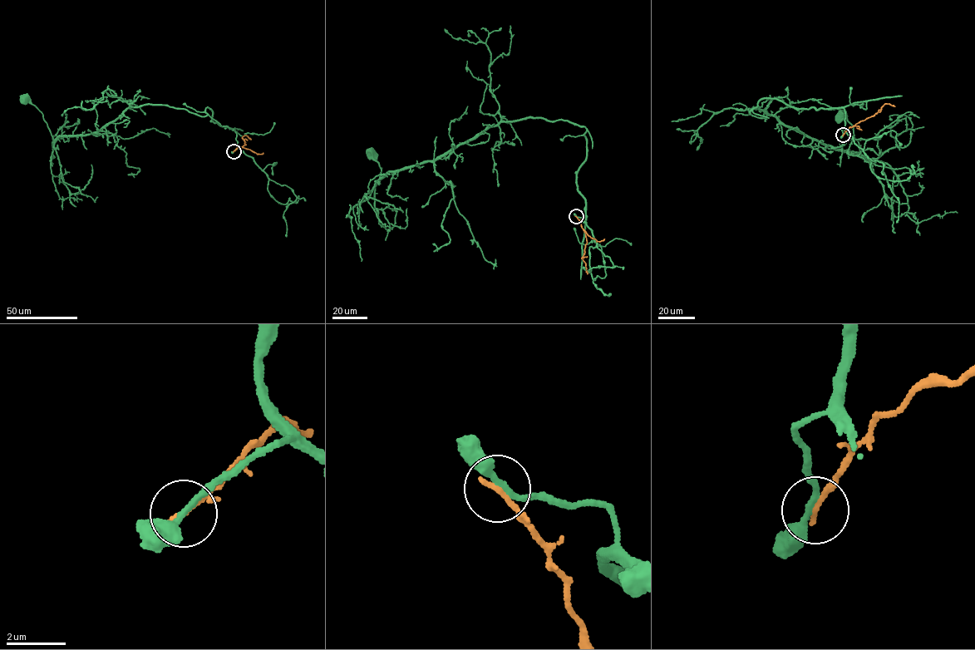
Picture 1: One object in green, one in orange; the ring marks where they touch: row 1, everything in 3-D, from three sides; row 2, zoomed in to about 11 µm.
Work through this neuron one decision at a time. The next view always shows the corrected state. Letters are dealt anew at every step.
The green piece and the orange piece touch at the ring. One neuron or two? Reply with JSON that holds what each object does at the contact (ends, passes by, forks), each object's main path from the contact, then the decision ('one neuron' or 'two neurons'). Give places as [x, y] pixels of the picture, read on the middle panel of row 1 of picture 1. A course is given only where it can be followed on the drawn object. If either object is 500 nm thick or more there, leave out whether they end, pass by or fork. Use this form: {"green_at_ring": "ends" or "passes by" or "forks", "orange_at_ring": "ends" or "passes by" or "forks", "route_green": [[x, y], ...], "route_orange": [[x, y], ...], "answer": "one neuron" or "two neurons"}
{"green_at_ring": "passes by", "orange_at_ring": "ends", "route_green": [[576, 216], [586, 224], [576, 184], [586, 128], [565, 120], [499, 122], [432, 160], [380, 178], [371, 153]], "route_orange": [[576, 216], [586, 238], [583, 258], [587, 273]], "answer": "two neurons"}

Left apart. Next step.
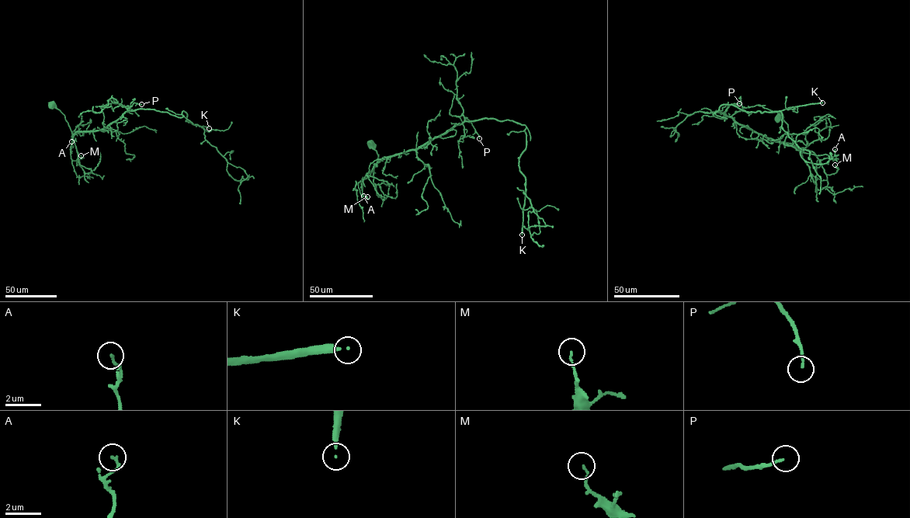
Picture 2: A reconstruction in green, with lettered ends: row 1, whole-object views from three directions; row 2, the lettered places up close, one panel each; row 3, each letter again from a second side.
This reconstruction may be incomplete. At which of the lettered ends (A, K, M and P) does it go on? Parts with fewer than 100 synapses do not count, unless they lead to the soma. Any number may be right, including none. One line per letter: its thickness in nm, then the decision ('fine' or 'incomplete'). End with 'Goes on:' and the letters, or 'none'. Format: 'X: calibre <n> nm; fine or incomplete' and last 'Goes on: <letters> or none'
A: calibre 150 nm; fine
K: calibre 120 nm; incomplete
M: calibre 130 nm; fine
P: calibre 110 nm; fine
Goes on: K

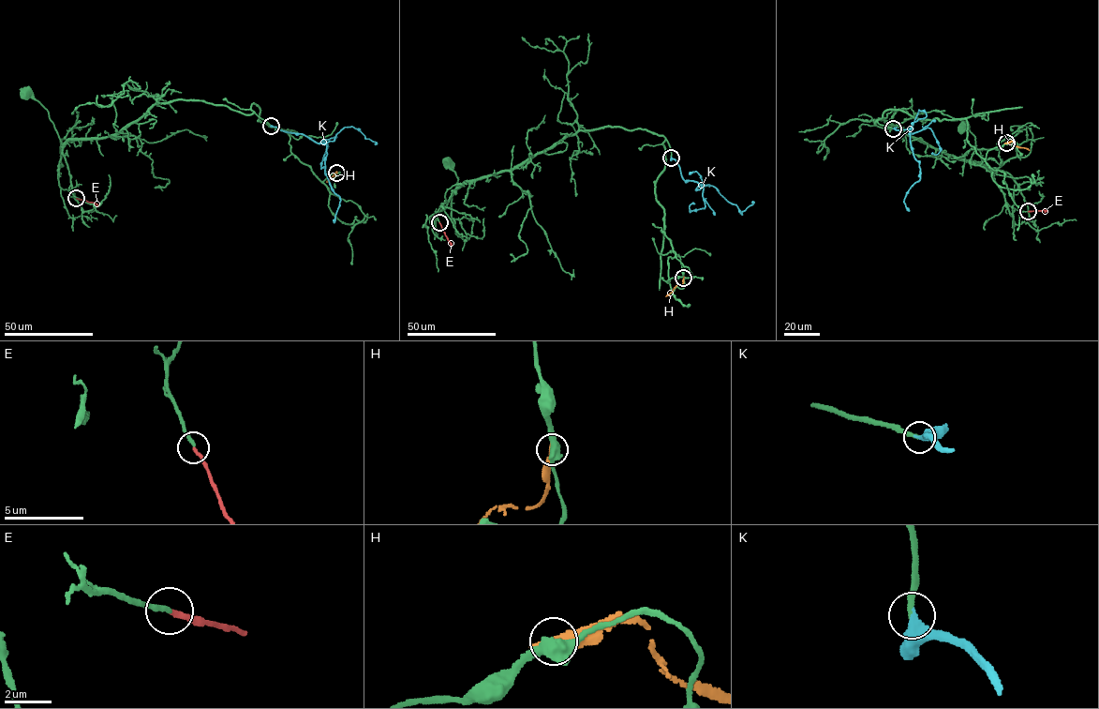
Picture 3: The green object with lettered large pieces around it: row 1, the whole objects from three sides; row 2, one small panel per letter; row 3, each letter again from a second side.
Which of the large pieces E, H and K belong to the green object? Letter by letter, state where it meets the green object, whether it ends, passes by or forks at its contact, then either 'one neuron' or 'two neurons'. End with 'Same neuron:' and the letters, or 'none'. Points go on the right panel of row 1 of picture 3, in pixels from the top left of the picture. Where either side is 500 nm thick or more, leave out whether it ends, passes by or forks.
E: contact (1028, 211); it ends; one neuron
H: contact (1006, 143); it ends; two neurons
K: contact (893, 128); it ends; one neuron
Same neuron: E, K

